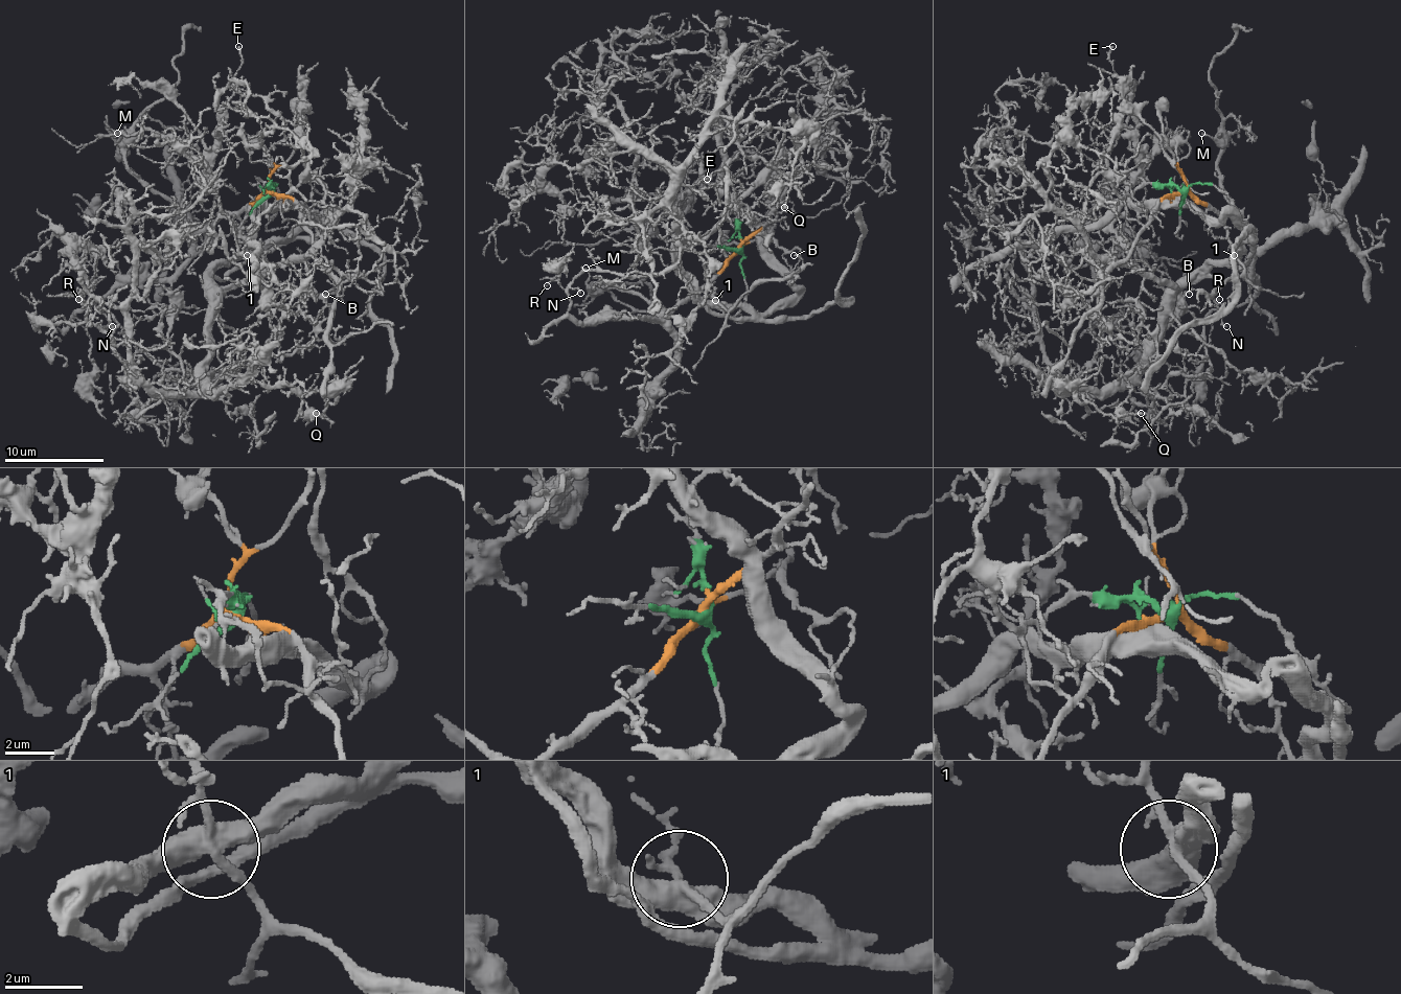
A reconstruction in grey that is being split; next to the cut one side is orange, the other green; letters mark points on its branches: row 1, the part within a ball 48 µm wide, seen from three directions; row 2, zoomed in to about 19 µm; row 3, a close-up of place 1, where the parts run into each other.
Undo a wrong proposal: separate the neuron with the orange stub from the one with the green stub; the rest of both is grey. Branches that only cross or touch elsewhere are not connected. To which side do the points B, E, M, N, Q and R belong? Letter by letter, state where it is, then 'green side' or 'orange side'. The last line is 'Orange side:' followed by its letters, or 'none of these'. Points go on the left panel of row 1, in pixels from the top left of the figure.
B: (325, 294) | orange side
E: (238, 46) | green side
M: (117, 133) | orange side
N: (112, 326) | orange side
Q: (316, 413) | green side
R: (78, 299) | orange side
Orange side: B, M, N, R

